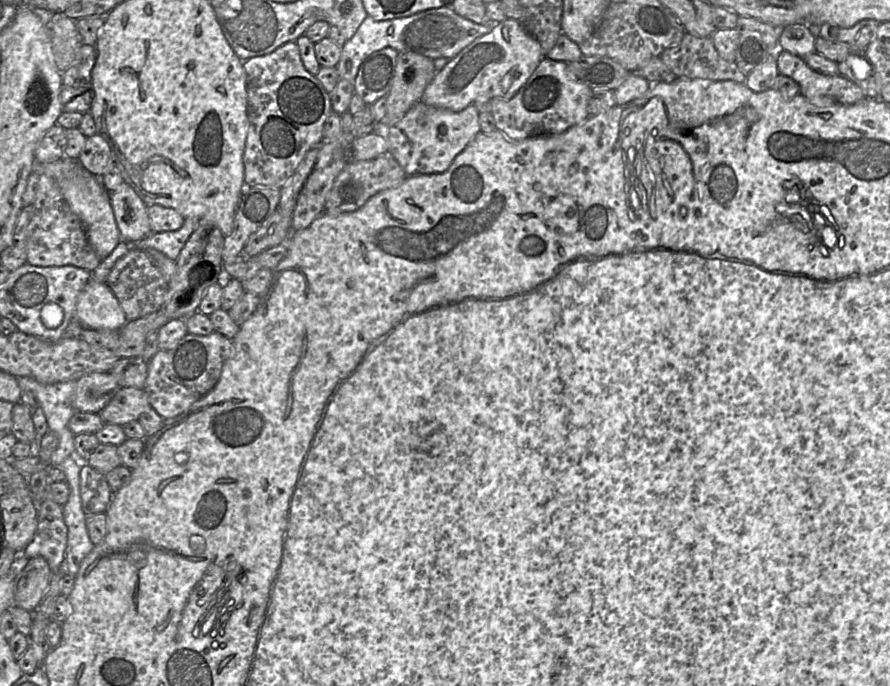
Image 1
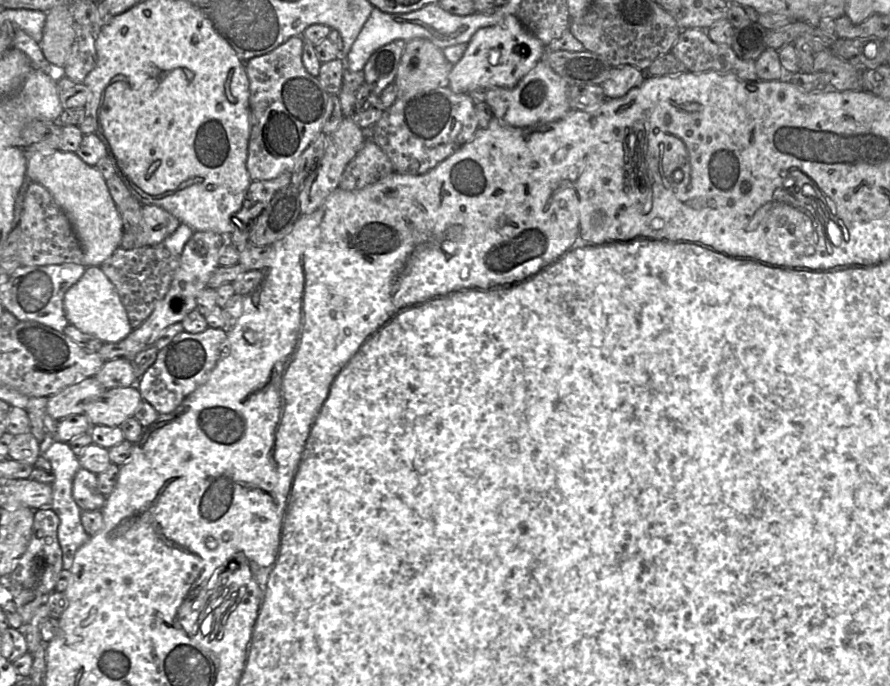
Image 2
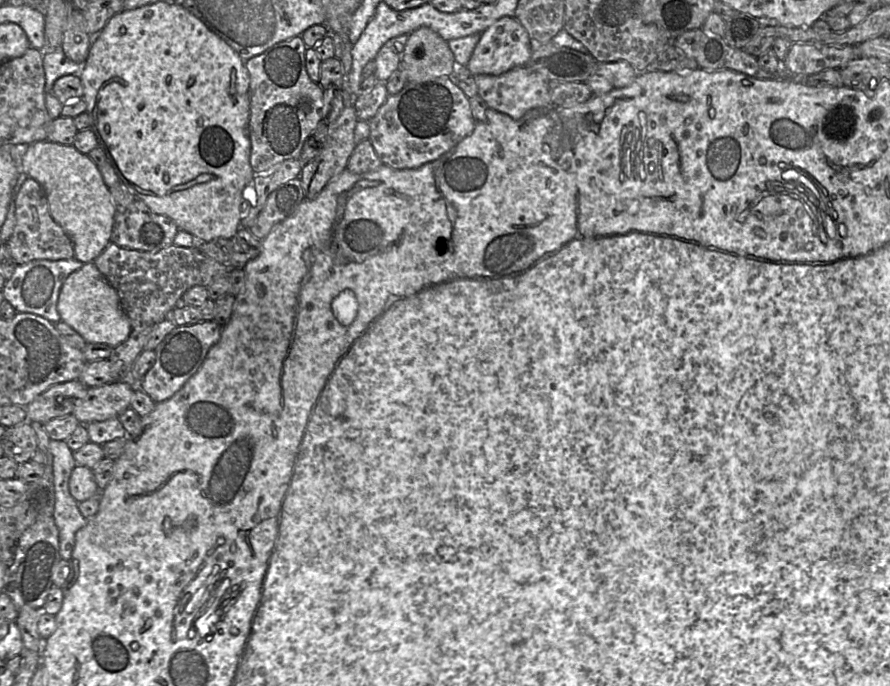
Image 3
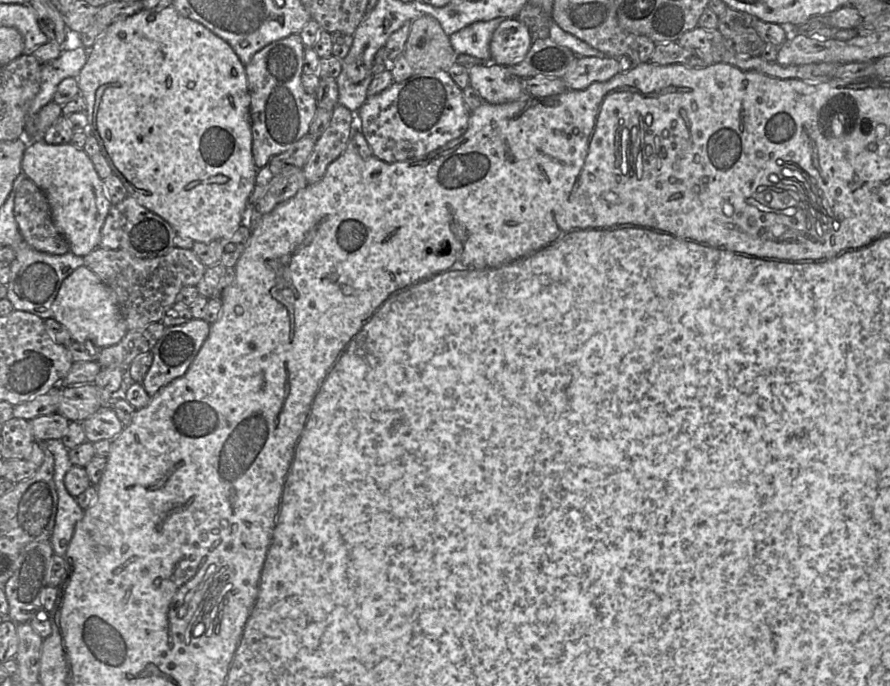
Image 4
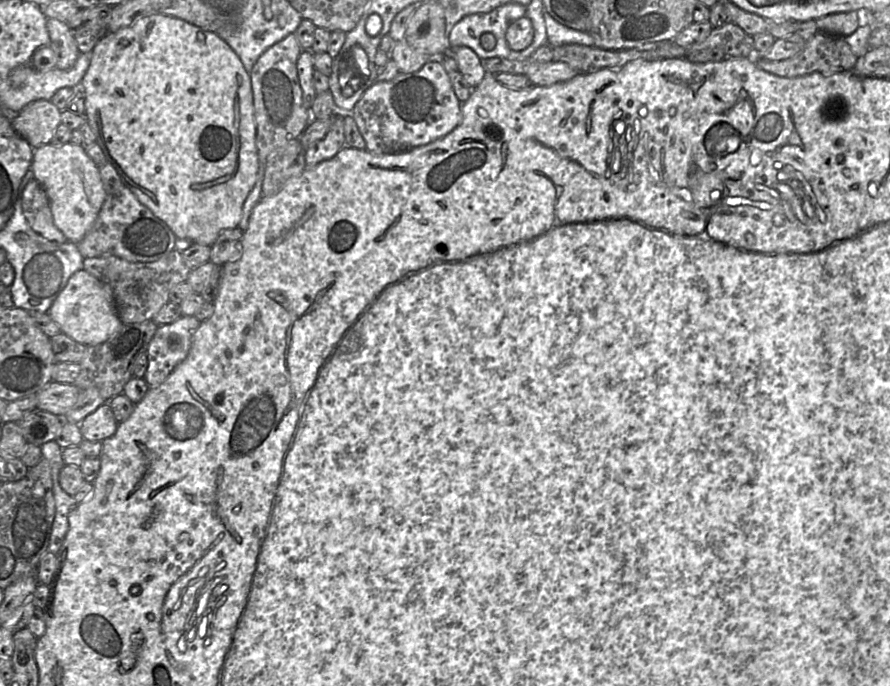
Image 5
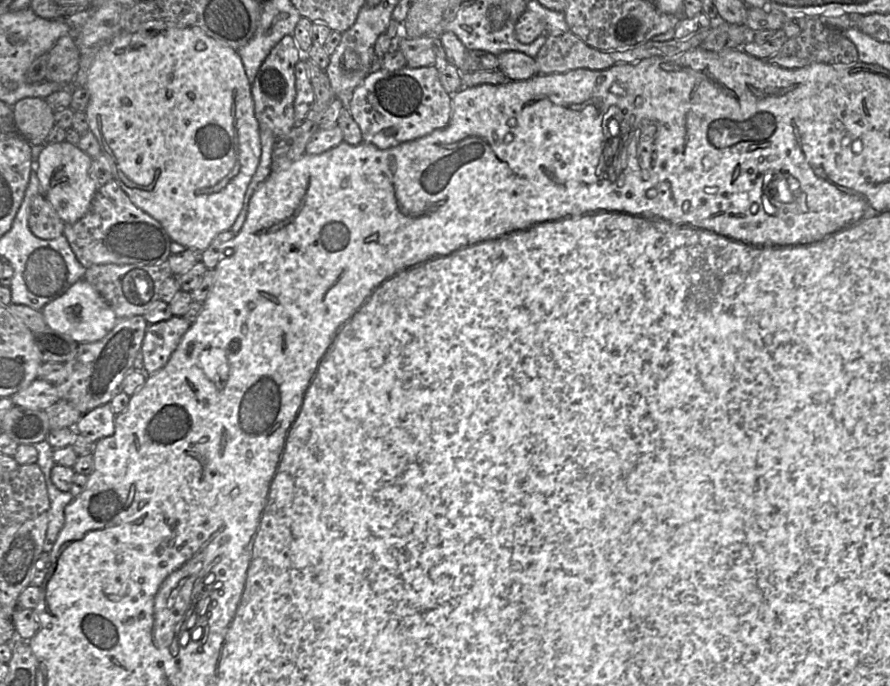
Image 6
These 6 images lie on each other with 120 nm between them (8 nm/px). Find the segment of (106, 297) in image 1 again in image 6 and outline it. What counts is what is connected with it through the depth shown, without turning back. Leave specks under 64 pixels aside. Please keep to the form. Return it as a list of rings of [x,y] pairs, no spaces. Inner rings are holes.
[[[85,279],[77,281],[62,296],[48,303],[41,312],[49,328],[68,335],[78,344],[103,339],[117,322],[117,316],[109,303]]]

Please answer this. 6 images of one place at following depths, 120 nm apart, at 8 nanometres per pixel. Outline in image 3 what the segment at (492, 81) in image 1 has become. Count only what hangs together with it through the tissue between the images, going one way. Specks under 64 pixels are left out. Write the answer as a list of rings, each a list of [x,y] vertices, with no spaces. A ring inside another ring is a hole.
[[[504,16],[481,33],[466,67],[474,76],[501,75],[515,67],[525,66],[532,55],[534,45],[526,29],[515,17]]]

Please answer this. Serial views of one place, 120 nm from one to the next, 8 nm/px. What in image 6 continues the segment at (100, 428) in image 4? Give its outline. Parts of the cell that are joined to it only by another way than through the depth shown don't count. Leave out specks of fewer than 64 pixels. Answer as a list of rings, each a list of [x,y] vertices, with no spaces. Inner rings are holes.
[[[108,403],[82,415],[74,429],[90,442],[96,443],[114,435],[115,419],[116,415]]]

